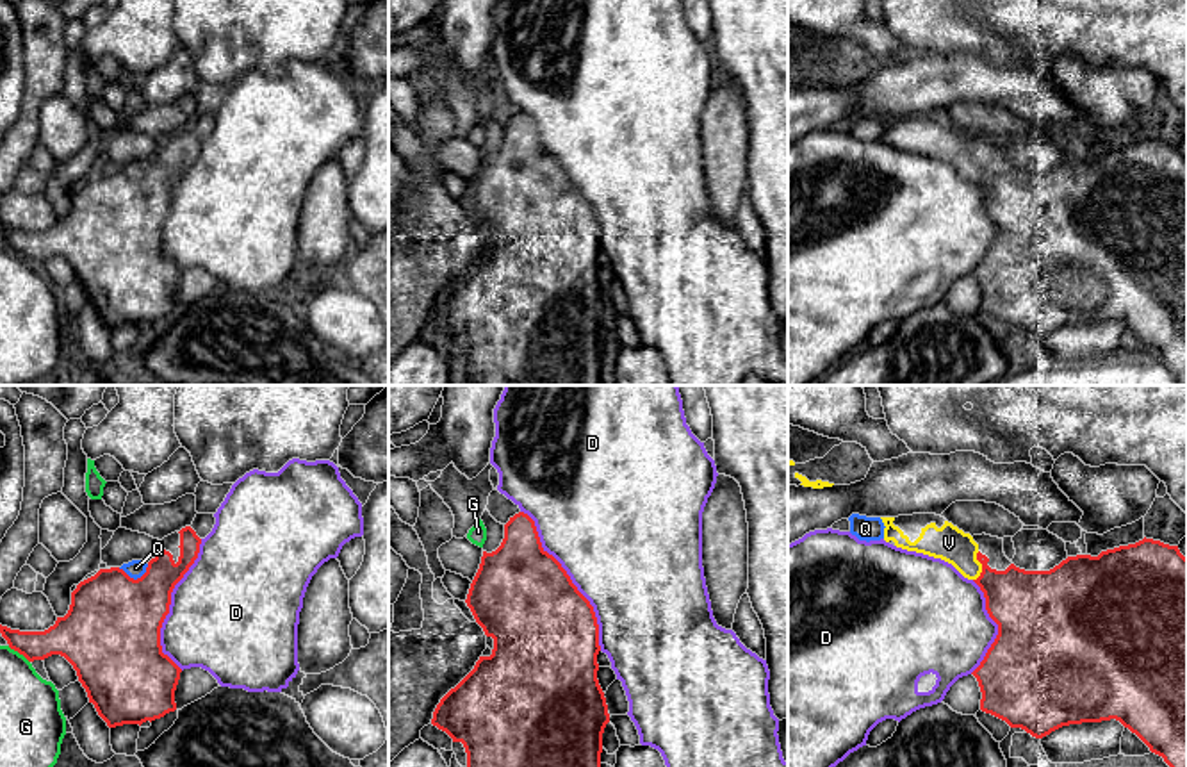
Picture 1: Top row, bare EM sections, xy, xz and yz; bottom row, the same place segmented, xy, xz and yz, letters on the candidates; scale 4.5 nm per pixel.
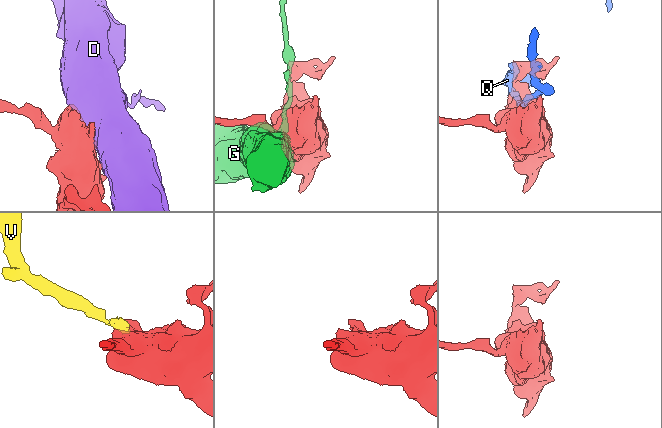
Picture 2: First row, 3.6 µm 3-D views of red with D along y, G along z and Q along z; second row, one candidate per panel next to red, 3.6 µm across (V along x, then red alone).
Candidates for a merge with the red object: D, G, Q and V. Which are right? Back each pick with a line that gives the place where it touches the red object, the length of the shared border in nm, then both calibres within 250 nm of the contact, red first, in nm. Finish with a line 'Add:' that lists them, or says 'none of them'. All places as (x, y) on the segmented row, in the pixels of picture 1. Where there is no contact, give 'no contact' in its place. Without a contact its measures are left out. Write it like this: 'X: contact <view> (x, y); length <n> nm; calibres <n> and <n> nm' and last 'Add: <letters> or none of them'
V: contact yz (982, 566); length 140 nm; calibres 300 and 160 nm
Add: V

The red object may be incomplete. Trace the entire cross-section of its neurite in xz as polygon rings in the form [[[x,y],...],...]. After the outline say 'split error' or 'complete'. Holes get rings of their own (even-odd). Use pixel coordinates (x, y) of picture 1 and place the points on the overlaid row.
[[[528,514],[510,517],[501,546],[483,551],[465,603],[494,639],[494,649],[440,699],[431,724],[463,744],[467,767],[601,767],[610,713],[597,680],[597,617],[561,564],[542,548]]]; complete

